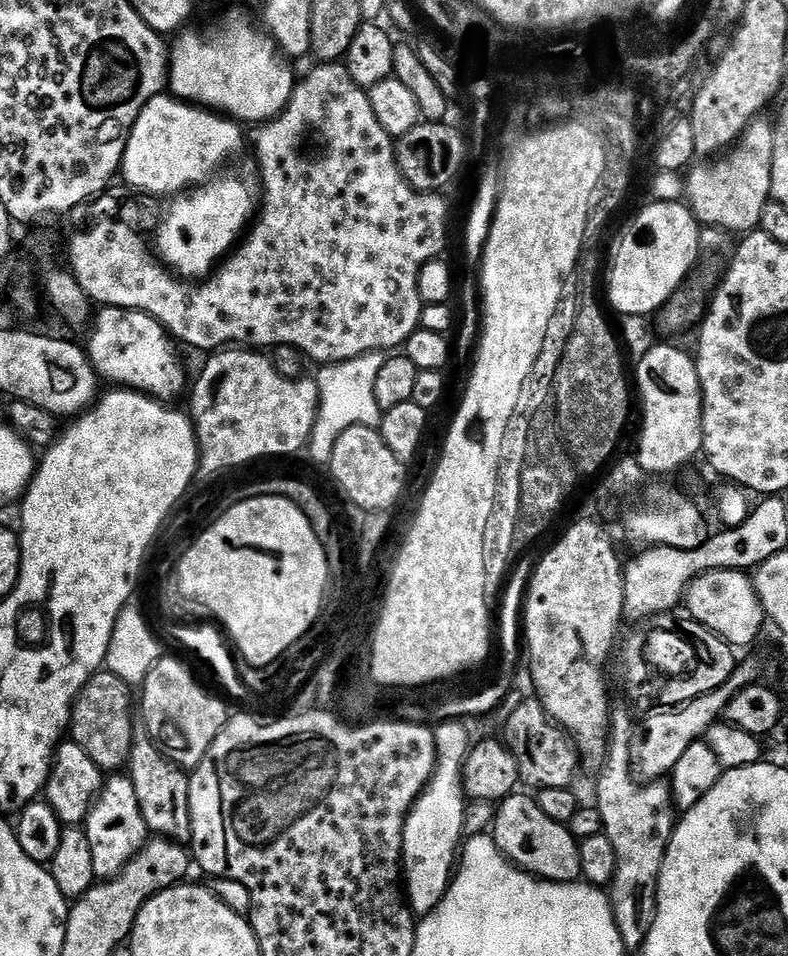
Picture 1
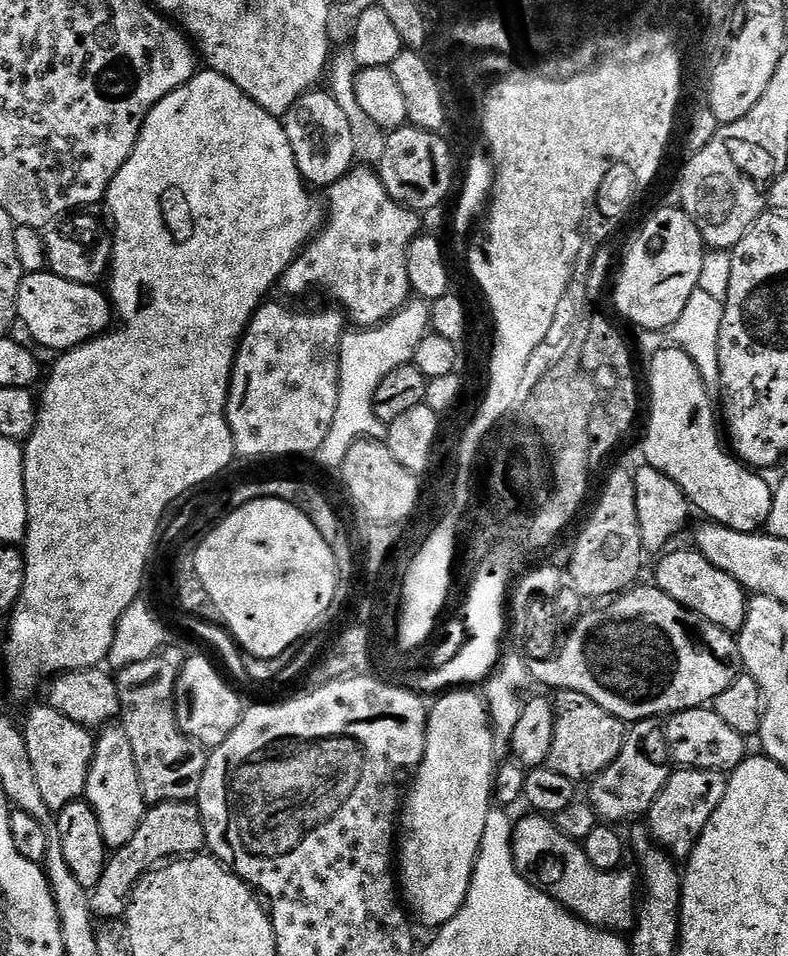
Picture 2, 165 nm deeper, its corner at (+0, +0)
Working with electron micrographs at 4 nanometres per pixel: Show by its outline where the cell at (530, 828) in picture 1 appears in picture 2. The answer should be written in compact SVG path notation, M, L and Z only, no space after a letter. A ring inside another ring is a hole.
M527 814L521 820L515 821L512 830L512 853L516 869L523 874L532 885L544 892L550 898L557 900L567 912L575 914L579 920L585 920L590 926L603 928L605 932L617 934L631 933L636 927L638 915L638 880L625 870L607 872L598 870L590 858L586 858L583 847L577 841L571 840L559 828L555 819L547 815Z

